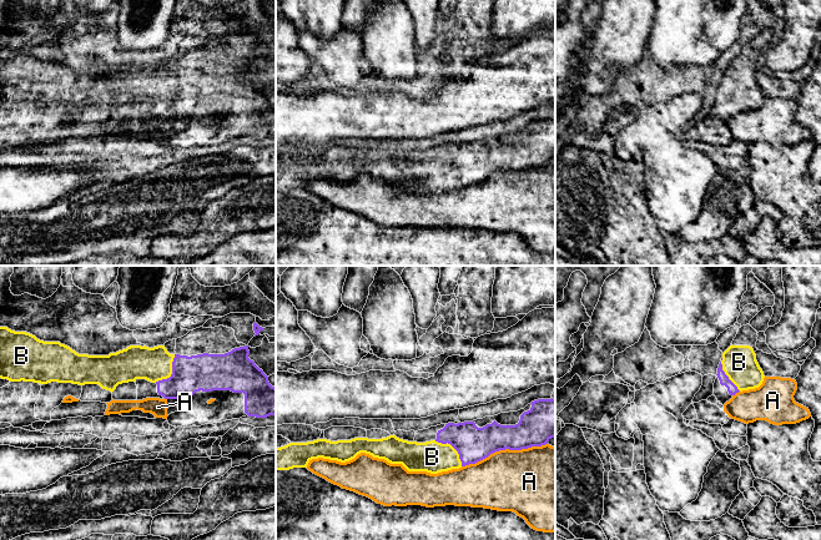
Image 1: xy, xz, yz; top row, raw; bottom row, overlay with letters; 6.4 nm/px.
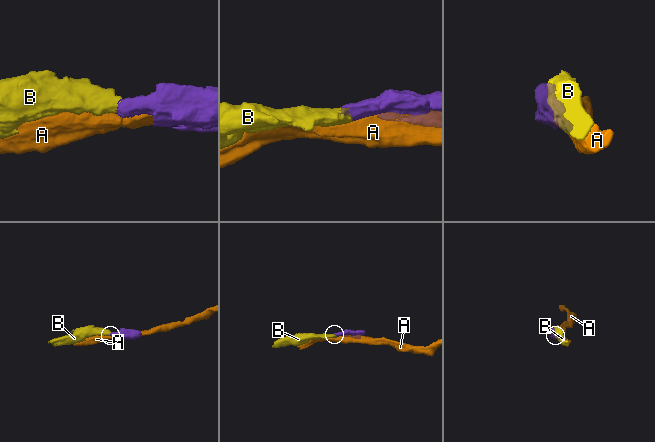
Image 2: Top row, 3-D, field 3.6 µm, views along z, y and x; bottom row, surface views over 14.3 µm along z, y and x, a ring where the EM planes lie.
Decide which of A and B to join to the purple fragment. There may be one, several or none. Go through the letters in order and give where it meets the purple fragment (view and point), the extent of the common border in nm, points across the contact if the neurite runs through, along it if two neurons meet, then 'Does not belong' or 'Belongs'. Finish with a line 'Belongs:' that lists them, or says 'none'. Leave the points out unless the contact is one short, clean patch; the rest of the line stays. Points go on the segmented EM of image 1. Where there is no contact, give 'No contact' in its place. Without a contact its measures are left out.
A: Touches purple at xz (504, 449). Shared border 550 nm. Does not belong
B: Touches purple at xy (172, 373). Shared border 220 nm. Path across: xy (205, 372), (172, 373), (156, 364), (136, 362). Belongs
Belongs: B

